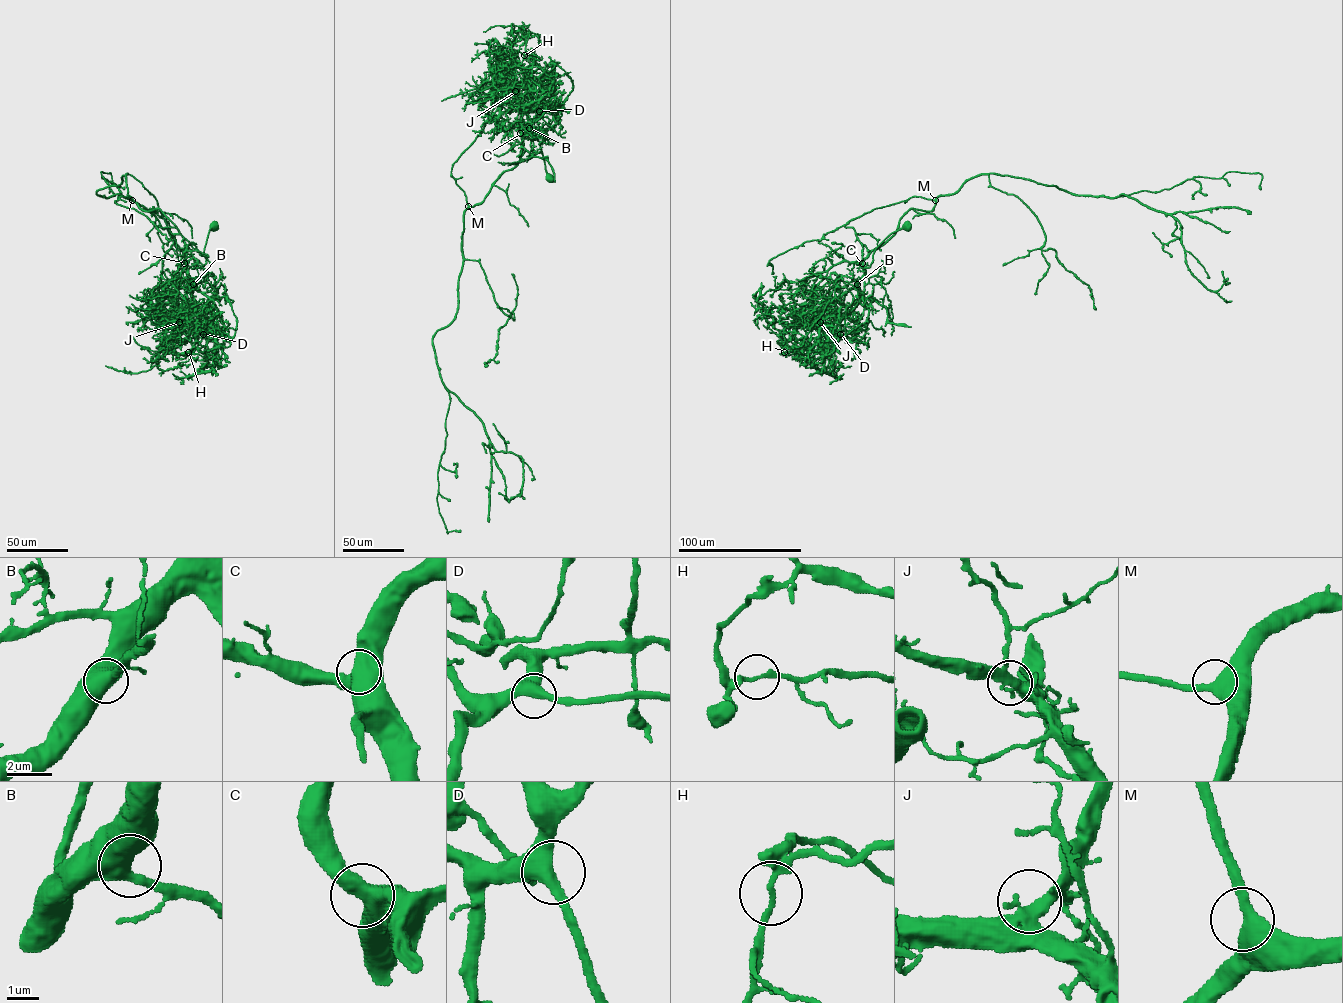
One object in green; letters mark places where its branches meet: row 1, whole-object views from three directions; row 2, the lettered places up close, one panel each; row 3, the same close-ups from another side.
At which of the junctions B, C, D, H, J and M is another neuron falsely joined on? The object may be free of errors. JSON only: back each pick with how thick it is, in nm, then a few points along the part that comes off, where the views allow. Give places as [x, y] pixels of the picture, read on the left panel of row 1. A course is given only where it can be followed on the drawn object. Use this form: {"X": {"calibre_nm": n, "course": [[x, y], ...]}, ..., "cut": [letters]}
{"H": {"calibre_nm": 190, "course": [[188, 351], [206, 337], [183, 237], [127, 174], [96, 193], [166, 228], [186, 291], [163, 271]]}, "cut": ["H"]}

